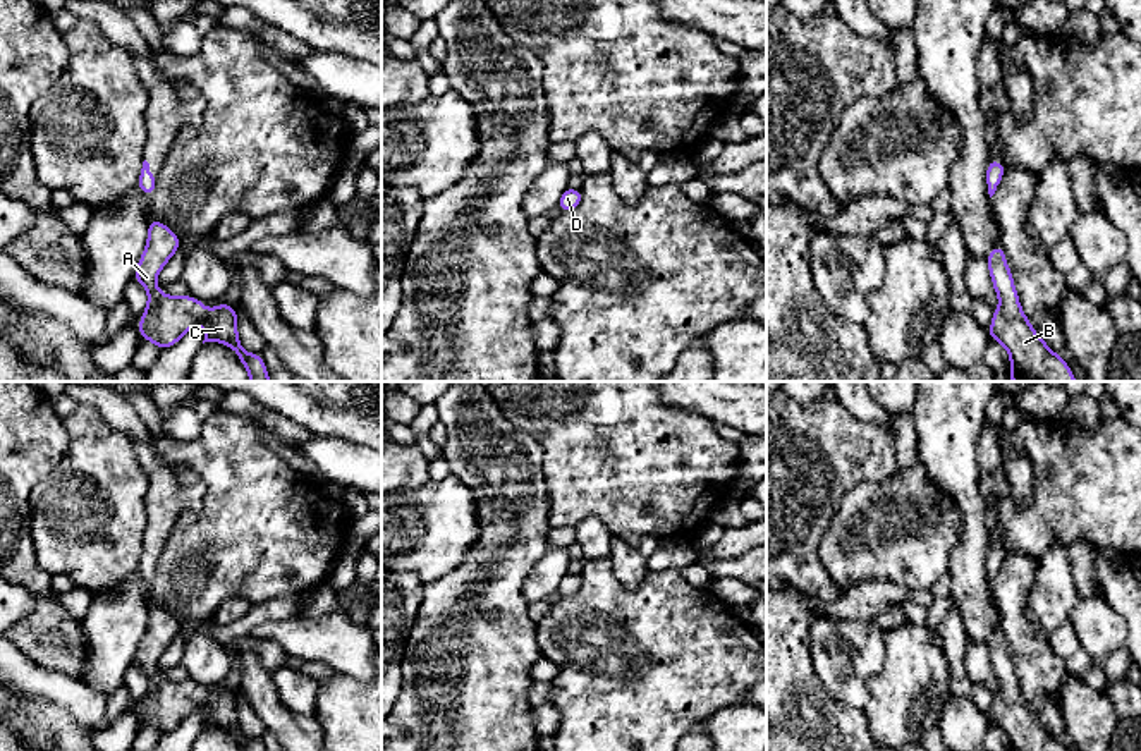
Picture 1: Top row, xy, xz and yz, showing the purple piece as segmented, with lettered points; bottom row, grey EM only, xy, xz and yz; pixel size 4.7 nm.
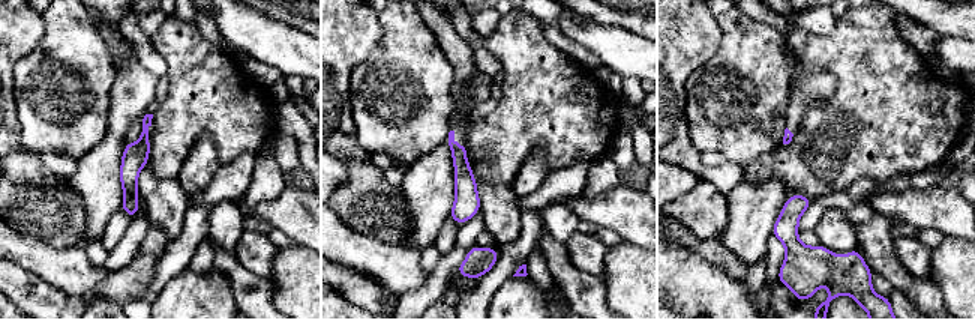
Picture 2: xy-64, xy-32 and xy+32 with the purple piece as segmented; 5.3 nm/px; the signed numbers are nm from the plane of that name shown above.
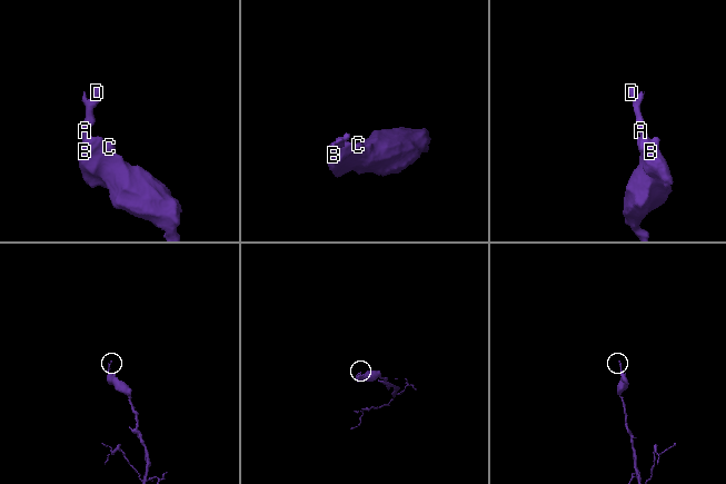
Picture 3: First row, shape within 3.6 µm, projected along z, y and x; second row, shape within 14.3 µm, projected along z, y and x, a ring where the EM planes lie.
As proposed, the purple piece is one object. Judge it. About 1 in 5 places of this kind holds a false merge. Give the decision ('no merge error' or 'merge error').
no merge error

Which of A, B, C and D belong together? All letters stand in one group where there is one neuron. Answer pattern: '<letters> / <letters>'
A B C D

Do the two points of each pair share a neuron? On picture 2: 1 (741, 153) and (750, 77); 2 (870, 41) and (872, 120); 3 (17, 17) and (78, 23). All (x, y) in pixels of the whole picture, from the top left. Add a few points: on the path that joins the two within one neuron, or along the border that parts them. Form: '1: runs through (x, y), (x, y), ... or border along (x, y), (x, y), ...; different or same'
1: runs through (741, 134), (741, 96); same
2: runs through (872, 60), (872, 101); same
3: border along (42, 15), (44, 36), (30, 53); different

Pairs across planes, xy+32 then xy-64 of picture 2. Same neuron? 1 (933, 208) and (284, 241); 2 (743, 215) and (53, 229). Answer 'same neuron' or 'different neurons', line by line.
1: different neurons
2: different neurons

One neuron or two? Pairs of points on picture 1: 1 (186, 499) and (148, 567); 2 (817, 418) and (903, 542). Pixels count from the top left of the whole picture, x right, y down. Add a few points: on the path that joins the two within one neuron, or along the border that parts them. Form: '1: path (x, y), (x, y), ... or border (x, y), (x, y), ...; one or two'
1: path (169, 514), (157, 528), (152, 550); one
2: border (897, 470), (880, 482), (858, 483), (835, 514); two

